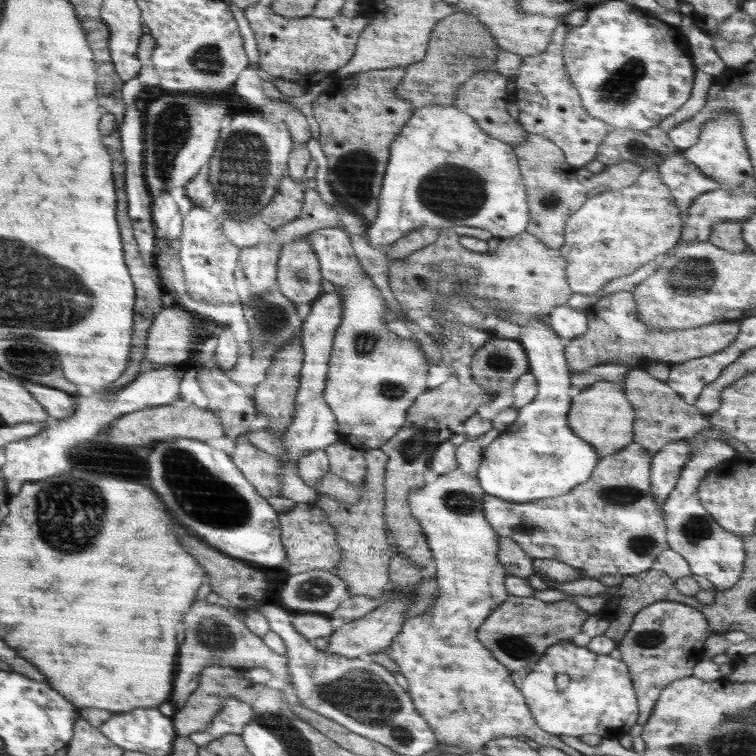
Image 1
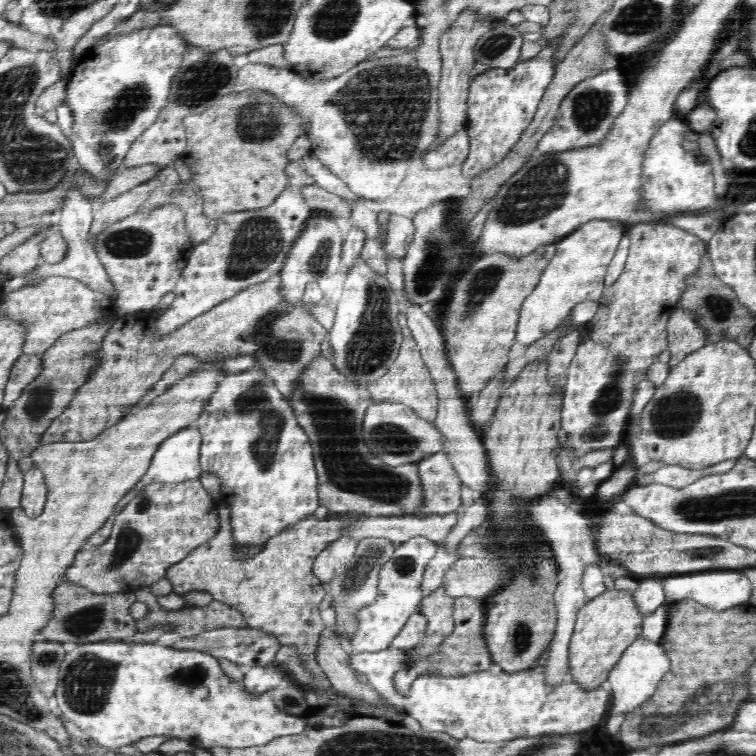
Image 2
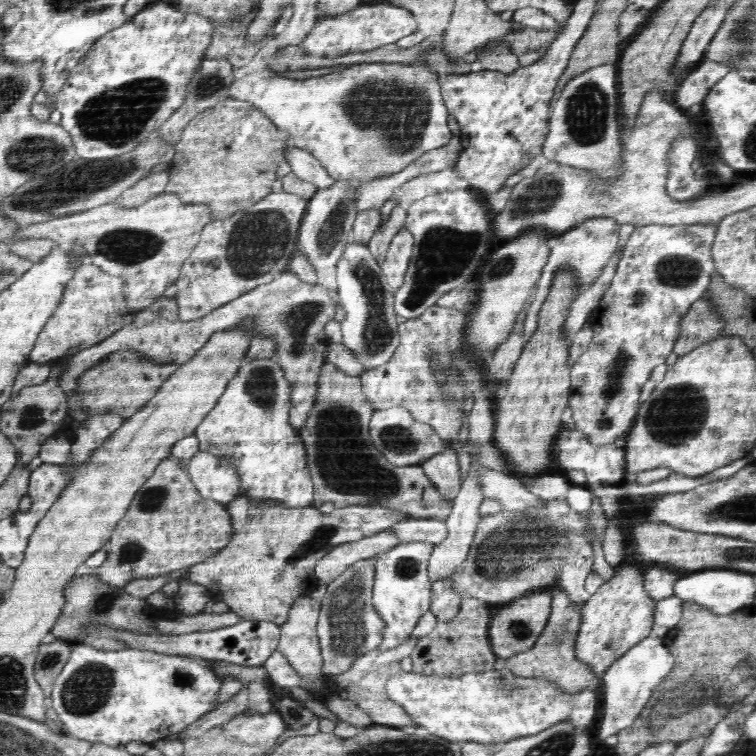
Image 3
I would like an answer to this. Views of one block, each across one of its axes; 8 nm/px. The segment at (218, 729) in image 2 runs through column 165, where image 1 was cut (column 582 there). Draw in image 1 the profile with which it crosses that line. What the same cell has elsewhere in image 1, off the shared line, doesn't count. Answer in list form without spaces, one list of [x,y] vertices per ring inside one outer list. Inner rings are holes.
[[[562,641],[549,646],[540,660],[528,669],[528,676],[519,689],[526,697],[534,721],[542,730],[556,736],[596,734],[603,739],[619,739],[637,724],[639,706],[626,663],[573,642]],[[558,674],[570,677],[568,687],[562,691],[556,687]]]

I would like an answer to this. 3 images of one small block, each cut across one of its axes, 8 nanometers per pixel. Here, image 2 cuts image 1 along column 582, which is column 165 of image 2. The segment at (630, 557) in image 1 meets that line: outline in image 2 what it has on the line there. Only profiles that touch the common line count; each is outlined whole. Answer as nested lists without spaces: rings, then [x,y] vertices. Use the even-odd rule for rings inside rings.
[[[198,479],[187,480],[186,484],[148,484],[136,498],[129,500],[114,518],[114,530],[108,540],[97,548],[82,548],[72,566],[64,572],[70,583],[86,587],[96,594],[129,593],[142,587],[150,587],[166,576],[170,566],[184,560],[196,548],[208,542],[218,532],[220,523],[215,502]]]

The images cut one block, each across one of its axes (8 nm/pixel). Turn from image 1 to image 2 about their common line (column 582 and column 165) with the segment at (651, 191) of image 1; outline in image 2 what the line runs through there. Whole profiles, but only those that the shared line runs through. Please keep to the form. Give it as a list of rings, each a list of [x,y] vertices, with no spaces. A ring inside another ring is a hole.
[[[167,204],[147,213],[138,211],[111,224],[95,236],[93,247],[118,293],[117,315],[125,317],[153,310],[163,296],[173,292],[193,245],[186,231],[186,213],[176,205]]]

